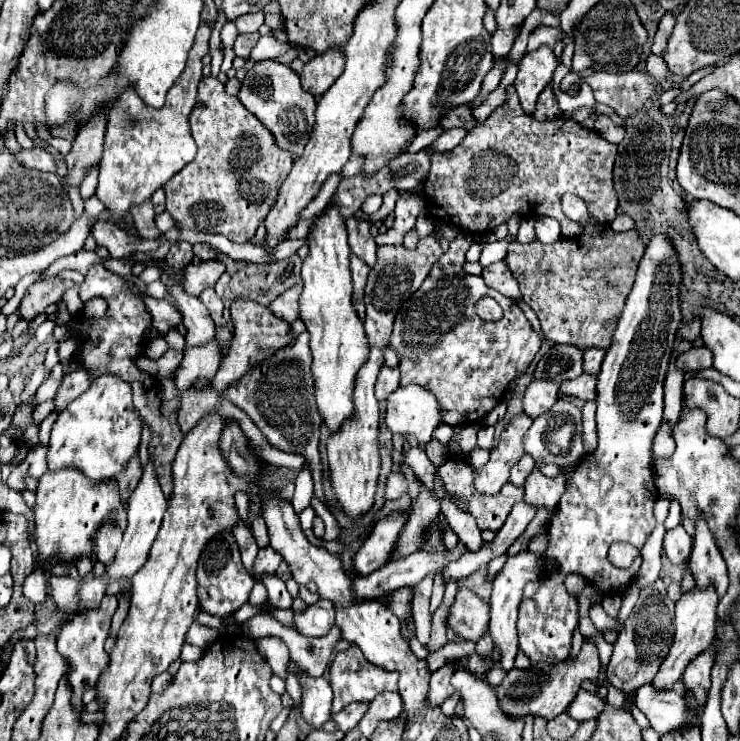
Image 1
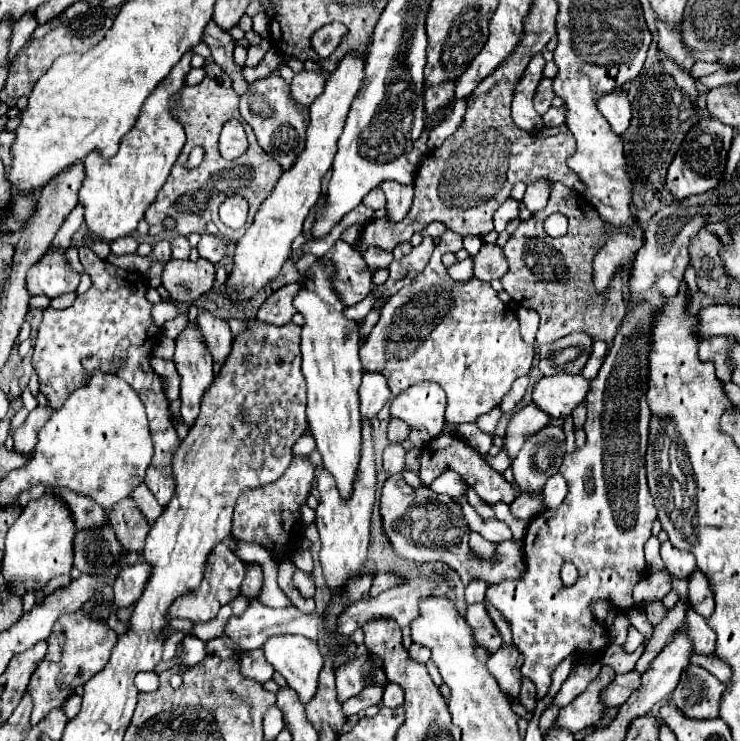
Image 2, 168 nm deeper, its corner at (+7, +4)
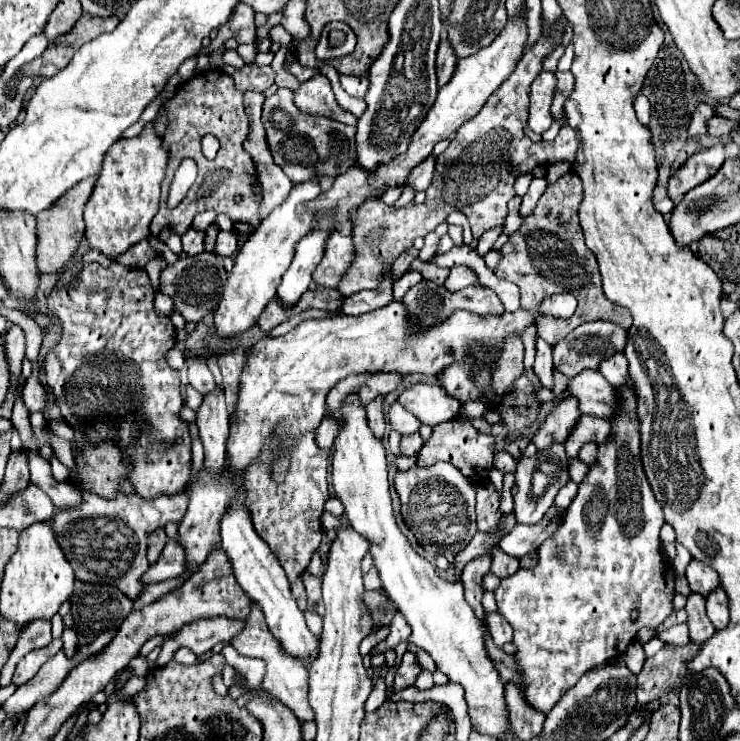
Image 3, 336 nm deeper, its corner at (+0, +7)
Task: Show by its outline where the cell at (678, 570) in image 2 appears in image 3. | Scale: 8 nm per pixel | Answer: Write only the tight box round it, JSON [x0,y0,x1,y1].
[685,561,721,597]

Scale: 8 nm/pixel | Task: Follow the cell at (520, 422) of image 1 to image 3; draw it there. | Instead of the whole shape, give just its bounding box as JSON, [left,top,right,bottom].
[533,397,581,449]

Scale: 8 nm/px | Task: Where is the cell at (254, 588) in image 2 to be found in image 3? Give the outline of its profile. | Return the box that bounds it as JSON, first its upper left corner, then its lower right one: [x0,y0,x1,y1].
[231,603,313,721]

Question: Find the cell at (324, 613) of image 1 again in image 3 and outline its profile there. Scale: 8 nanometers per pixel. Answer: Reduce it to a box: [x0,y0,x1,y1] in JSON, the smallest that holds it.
[155,619,243,667]

